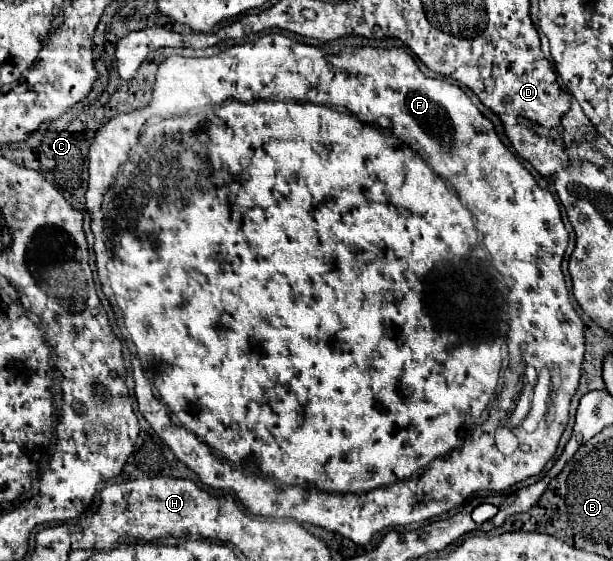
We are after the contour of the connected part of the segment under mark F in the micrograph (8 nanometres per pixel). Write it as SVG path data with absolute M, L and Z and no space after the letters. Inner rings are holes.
M269 33L269 35L265 35L265 37L259 37L255 43L233 45L231 49L227 49L227 51L223 51L223 53L219 53L219 55L213 55L213 57L181 57L181 55L173 55L173 57L165 59L165 61L159 65L151 103L149 103L145 109L139 109L139 111L133 111L133 113L127 113L127 115L115 115L105 127L101 127L101 129L95 133L95 139L93 139L91 147L89 147L89 189L87 189L87 195L85 195L85 197L87 197L85 207L87 207L89 213L101 213L101 197L103 197L105 193L107 193L105 203L103 203L105 220L103 222L91 222L91 230L94 224L97 226L97 229L98 226L102 226L103 234L106 238L105 244L111 251L106 269L113 291L113 298L108 299L105 294L104 296L107 299L107 304L109 303L110 307L112 307L117 326L121 332L121 337L126 341L131 352L131 358L133 356L131 363L133 363L133 379L135 379L137 407L139 407L139 411L143 413L143 417L149 421L149 425L155 429L155 433L171 447L171 451L175 453L175 457L177 457L179 461L183 461L189 469L193 469L205 485L215 487L215 489L233 491L233 493L241 499L241 503L245 505L245 509L247 509L249 513L261 515L261 517L275 517L275 519L287 519L287 517L289 517L289 519L295 519L295 521L299 521L299 523L319 525L319 527L323 527L323 529L327 529L327 531L339 533L339 535L351 539L351 541L357 543L357 545L367 545L367 543L371 541L371 537L373 537L377 531L385 529L385 527L409 525L409 523L427 521L427 519L431 519L431 517L437 517L437 515L441 515L441 513L447 513L447 511L459 507L459 505L461 505L471 493L475 493L475 491L503 491L503 489L507 489L507 487L511 487L511 485L515 485L515 483L519 483L519 481L523 481L523 479L527 479L527 477L539 475L541 469L545 467L545 463L555 455L557 445L559 445L559 439L561 439L561 435L563 435L563 431L565 431L565 427L567 427L567 421L569 421L569 403L571 403L571 397L575 395L577 385L579 385L581 363L583 363L583 353L585 353L585 339L583 339L583 329L585 329L585 327L583 327L579 315L575 313L575 309L573 309L571 303L569 303L567 283L565 283L565 277L563 277L563 273L561 273L561 261L563 261L563 253L565 253L565 249L567 249L567 239L569 239L569 233L567 233L567 229L565 229L565 225L563 225L563 221L561 221L561 211L559 211L559 207L557 207L553 195L547 193L547 191L543 191L543 189L535 183L533 175L521 165L521 161L501 143L501 139L497 137L497 133L495 133L491 121L481 115L481 111L477 109L477 105L473 105L473 101L467 97L467 93L465 93L459 85L455 85L455 83L425 77L425 75L419 71L419 67L415 65L413 57L407 55L403 49L397 49L397 47L395 47L395 49L359 47L359 49L353 49L353 51L343 51L343 53L339 53L339 55L333 57L333 55L327 55L321 47L311 47L311 45L297 43L297 41L289 39L289 37L283 35L283 33ZM331 107L345 107L345 109L349 109L349 113L361 117L361 121L367 123L367 125L363 125L357 117L353 117L353 115L349 115L349 113L339 113L339 111L331 109ZM505 281L507 281L507 287L509 287L509 295L507 295L509 309L505 309ZM505 333L507 333L509 361L513 361L513 363L525 363L525 365L533 366L535 369L539 369L539 367L545 365L545 367L551 371L553 385L555 385L555 387L553 387L551 405L549 405L549 413L547 413L545 419L539 423L539 427L537 427L533 433L525 433L525 431L521 431L521 429L515 429L515 435L517 435L517 439L519 439L519 449L517 449L513 455L503 455L503 453L499 453L499 449L495 447L495 437L493 437L493 435L495 435L495 429L497 429L497 425L499 425L495 419L487 419L489 425L477 425L477 427L473 427L469 432L459 433L463 427L471 427L471 425L481 417L481 413L489 407L489 401L491 401L491 397L493 397L493 393L495 393L495 389L497 389L497 381L499 381L501 347L489 347L487 341L497 339L497 337L499 337L499 339L505 339ZM199 437L201 437L213 451L221 453L221 457L225 457L233 467L243 467L243 469L247 469L249 475L245 475L245 471L233 469L225 459L213 455L211 449L209 449Z

